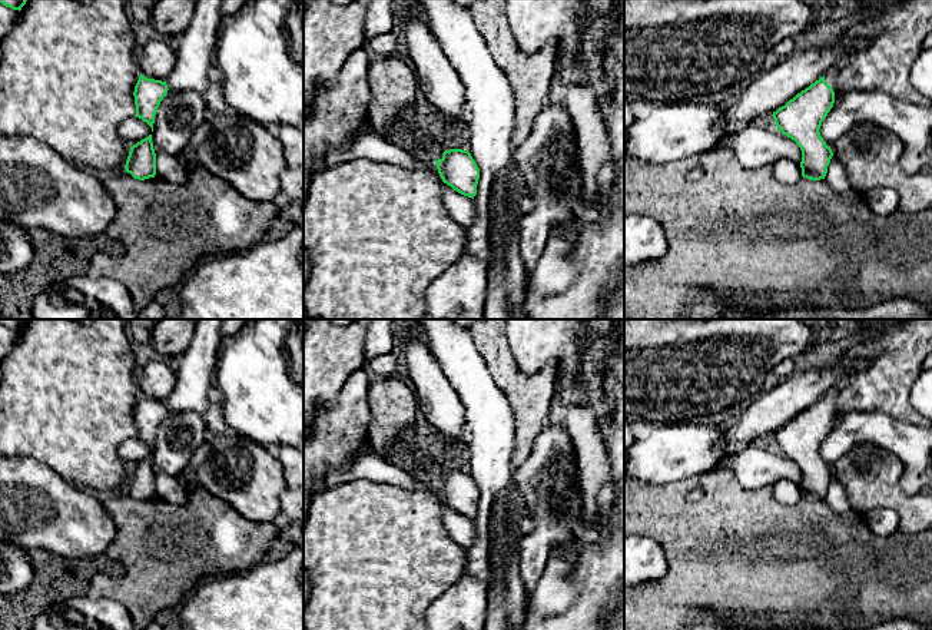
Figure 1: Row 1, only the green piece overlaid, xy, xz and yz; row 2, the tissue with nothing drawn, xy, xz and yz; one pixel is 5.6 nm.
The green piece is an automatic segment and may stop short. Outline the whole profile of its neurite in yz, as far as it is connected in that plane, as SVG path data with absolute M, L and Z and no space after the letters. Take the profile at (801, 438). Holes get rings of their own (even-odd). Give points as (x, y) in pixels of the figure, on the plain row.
M835 391L827 392L772 435L779 452L800 468L802 497L810 501L825 500L833 477L819 450L835 424L835 397Z

